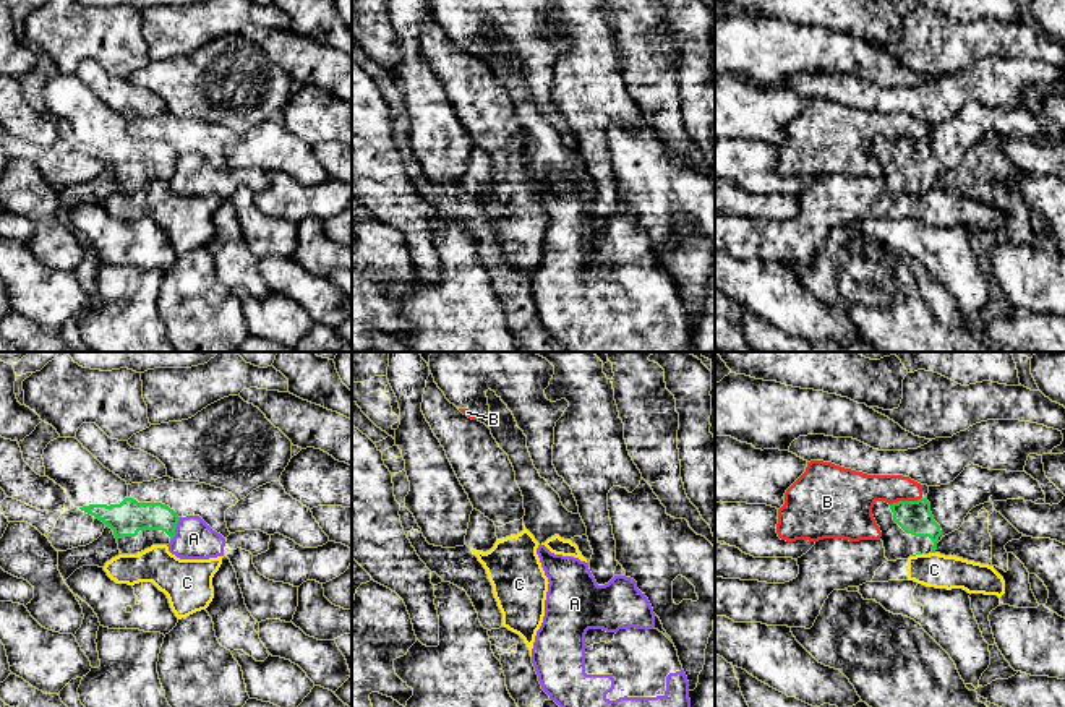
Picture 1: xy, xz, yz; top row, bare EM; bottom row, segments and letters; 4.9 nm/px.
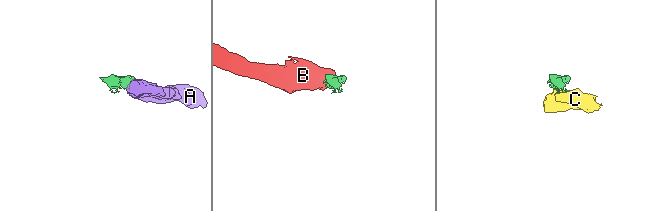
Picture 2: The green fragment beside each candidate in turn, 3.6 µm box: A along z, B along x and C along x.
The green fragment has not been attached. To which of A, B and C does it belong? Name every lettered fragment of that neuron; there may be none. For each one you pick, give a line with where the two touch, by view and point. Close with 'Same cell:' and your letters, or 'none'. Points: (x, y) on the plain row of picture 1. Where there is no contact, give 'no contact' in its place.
Same cell: none

